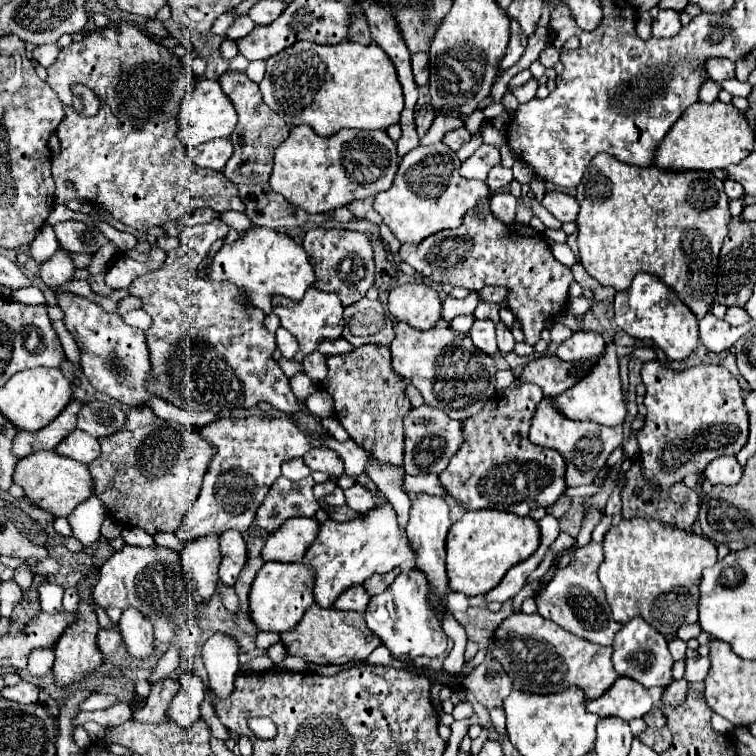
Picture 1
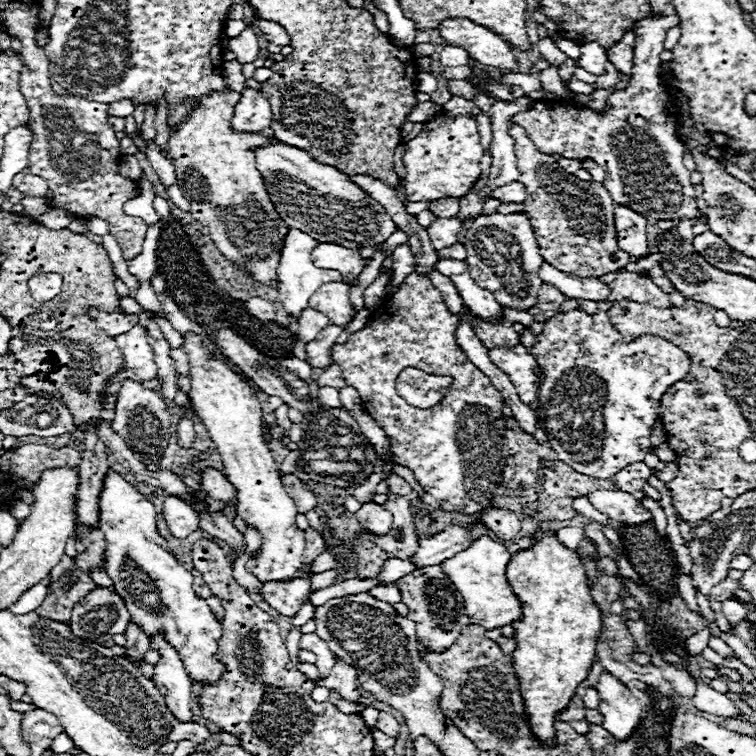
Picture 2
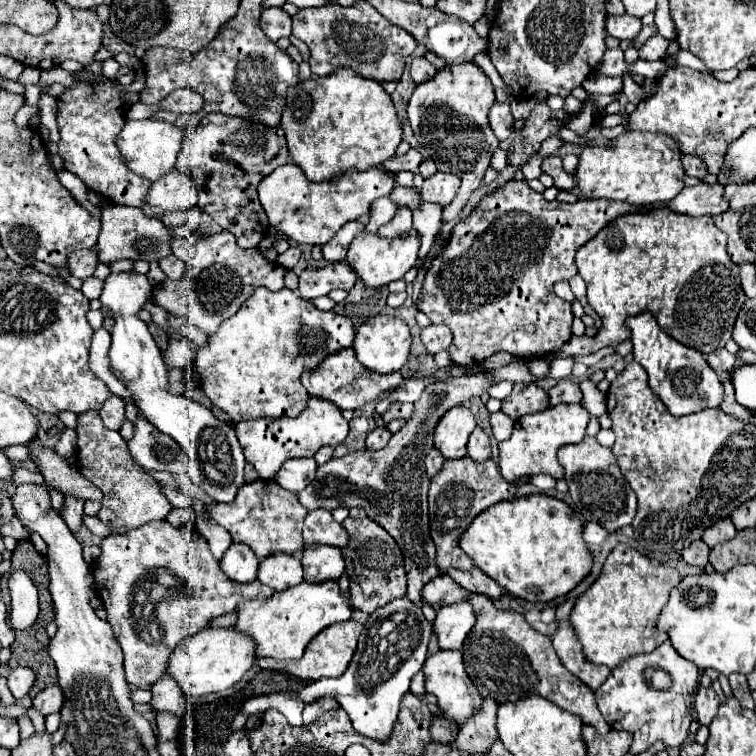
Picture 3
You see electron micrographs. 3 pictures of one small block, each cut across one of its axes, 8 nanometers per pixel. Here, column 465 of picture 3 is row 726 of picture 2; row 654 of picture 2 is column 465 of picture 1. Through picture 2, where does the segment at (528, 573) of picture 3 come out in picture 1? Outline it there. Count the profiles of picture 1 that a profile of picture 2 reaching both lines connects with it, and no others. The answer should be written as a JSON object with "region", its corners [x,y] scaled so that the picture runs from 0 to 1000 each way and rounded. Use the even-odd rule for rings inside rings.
{"region":[[[659,675],[614,677],[614,683],[598,693],[590,714],[590,757],[595,778],[601,783],[614,783],[616,788],[643,786],[661,772],[677,749],[701,738],[712,722],[714,698],[701,683],[683,683]]]}

